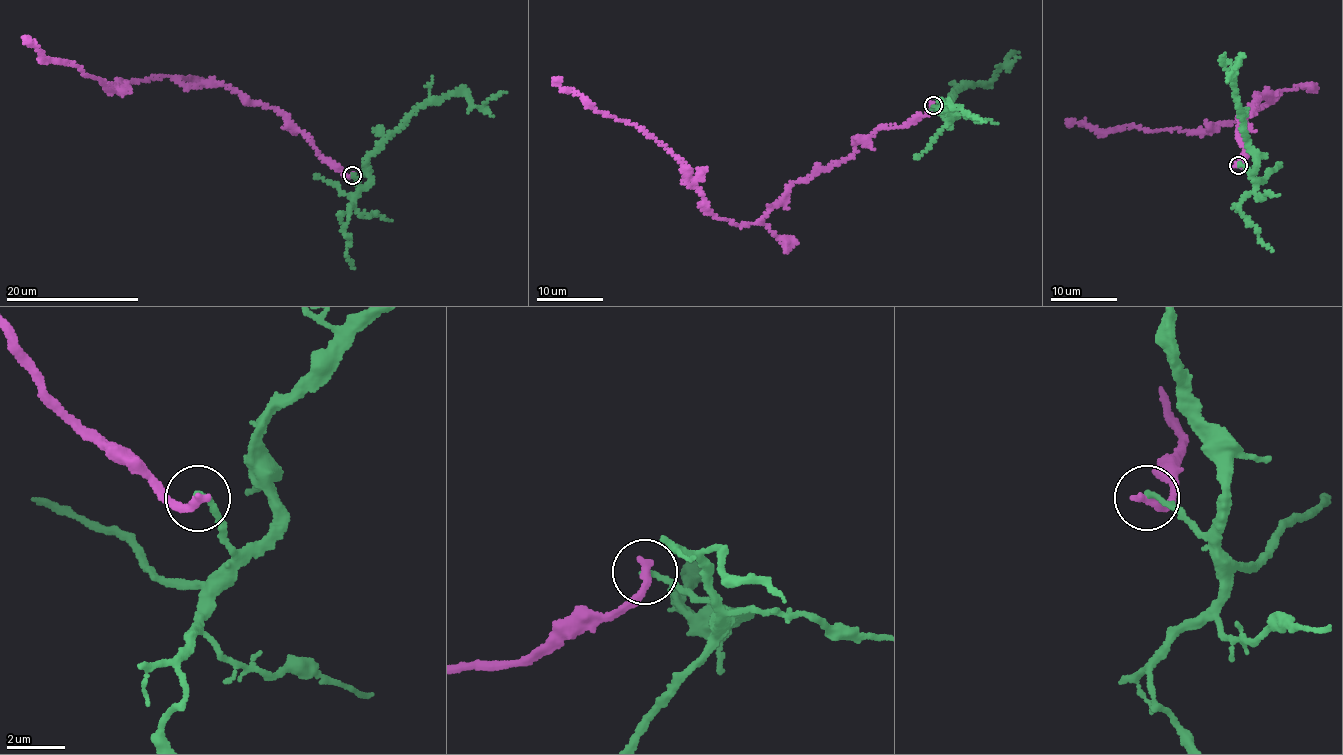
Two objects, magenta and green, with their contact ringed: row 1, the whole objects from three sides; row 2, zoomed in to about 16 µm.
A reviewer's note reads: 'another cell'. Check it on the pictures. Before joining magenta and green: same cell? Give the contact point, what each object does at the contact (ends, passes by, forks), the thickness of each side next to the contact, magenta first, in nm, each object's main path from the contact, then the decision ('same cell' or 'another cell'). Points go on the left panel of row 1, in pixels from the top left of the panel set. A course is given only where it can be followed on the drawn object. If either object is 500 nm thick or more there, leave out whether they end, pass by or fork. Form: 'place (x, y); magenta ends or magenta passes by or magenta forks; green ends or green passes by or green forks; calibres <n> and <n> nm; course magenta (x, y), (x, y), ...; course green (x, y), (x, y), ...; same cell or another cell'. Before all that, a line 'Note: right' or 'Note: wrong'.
Note: right
place (352, 175); magenta ends; green ends; calibres 320 and 190 nm; course magenta (351, 176), (282, 115), (220, 83), (186, 86), (172, 77), (109, 90), (77, 65), (42, 58), (24, 37); course green (351, 176), (365, 185), (367, 156), (428, 103), (463, 92), (472, 106), (484, 105), (505, 93); another cell

